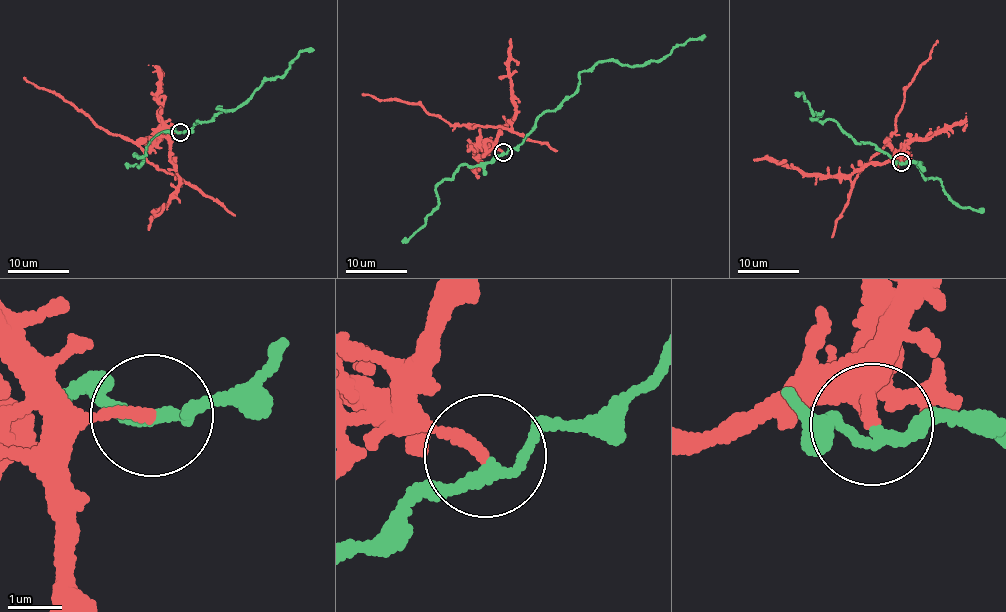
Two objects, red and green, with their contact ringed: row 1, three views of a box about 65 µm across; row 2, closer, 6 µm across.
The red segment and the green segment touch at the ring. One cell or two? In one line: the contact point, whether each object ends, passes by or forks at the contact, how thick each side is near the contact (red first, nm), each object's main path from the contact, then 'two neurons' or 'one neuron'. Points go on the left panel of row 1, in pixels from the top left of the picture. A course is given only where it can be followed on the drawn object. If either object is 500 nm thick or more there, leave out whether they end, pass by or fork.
at (180, 132); red ends there; green passes by; 200 nm thick on the red side, 190 nm on the other; red runs (180, 133), (166, 131), (152, 140), (131, 141), (109, 133), (55, 92), (38, 88), (24, 76); green runs (180, 133), (209, 120), (218, 106), (241, 106), (298, 54), (313, 49); two neurons

